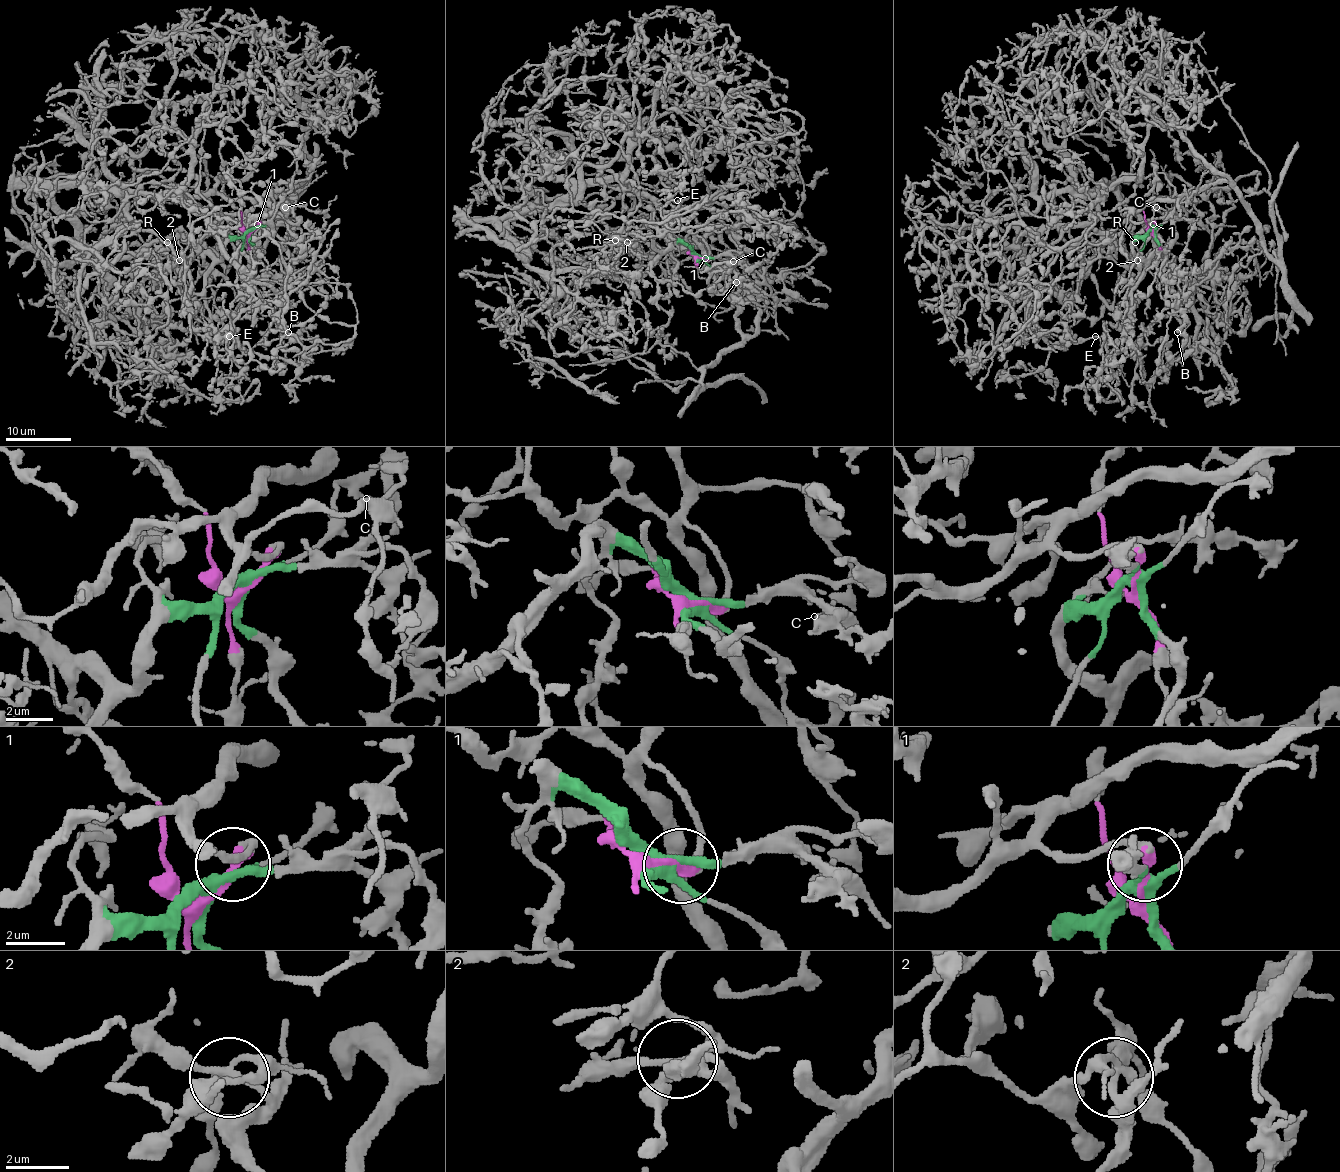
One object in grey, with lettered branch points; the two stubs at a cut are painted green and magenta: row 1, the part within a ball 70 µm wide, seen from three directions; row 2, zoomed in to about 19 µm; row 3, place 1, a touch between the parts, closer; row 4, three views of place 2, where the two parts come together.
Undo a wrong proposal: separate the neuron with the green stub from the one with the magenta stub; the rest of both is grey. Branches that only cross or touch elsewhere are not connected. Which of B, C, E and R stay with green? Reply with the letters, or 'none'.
B, C, R

